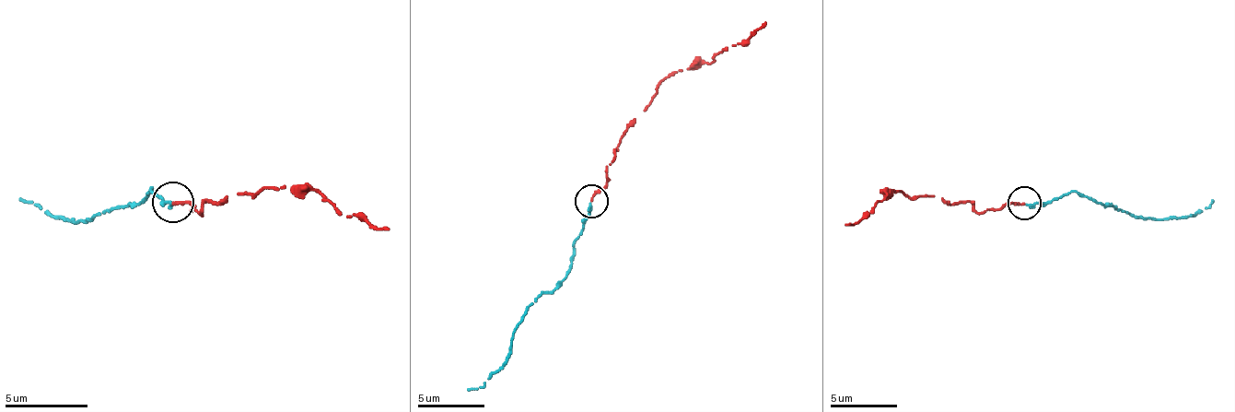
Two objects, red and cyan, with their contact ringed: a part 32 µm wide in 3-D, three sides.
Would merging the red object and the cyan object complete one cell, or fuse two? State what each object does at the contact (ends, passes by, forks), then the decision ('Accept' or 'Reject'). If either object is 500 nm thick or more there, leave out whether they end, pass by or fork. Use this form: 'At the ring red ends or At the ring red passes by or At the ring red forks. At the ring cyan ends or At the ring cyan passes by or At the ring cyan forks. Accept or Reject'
At the ring red ends. At the ring cyan ends. Accept

